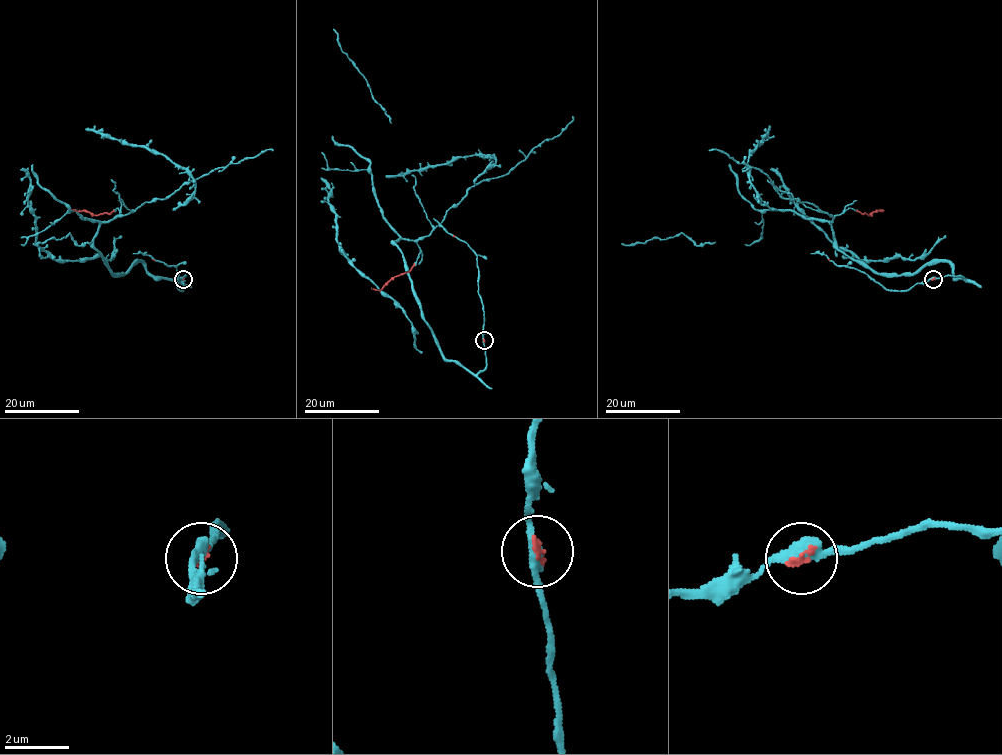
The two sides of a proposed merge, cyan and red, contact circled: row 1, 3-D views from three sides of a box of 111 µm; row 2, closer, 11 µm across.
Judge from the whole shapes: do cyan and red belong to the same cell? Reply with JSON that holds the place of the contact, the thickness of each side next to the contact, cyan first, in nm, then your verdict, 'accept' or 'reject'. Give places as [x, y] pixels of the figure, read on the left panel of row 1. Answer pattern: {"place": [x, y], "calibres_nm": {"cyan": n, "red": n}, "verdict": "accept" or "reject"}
{"place": [183, 279], "calibres_nm": {"cyan": 400, "red": 120}, "verdict": "accept"}

